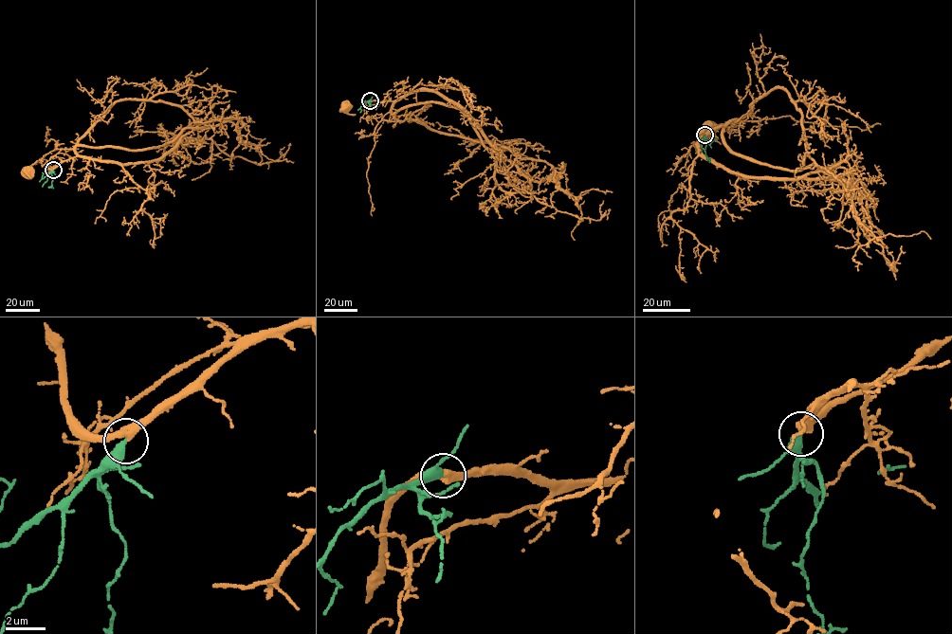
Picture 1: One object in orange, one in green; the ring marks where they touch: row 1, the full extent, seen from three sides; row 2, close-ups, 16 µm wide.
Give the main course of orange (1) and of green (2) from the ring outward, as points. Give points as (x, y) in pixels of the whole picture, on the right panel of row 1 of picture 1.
1: (704, 135), (713, 129), (701, 140), (705, 158), (731, 172), (786, 180), (846, 178), (896, 271), (875, 250)
2: (704, 135), (705, 154), (709, 162)

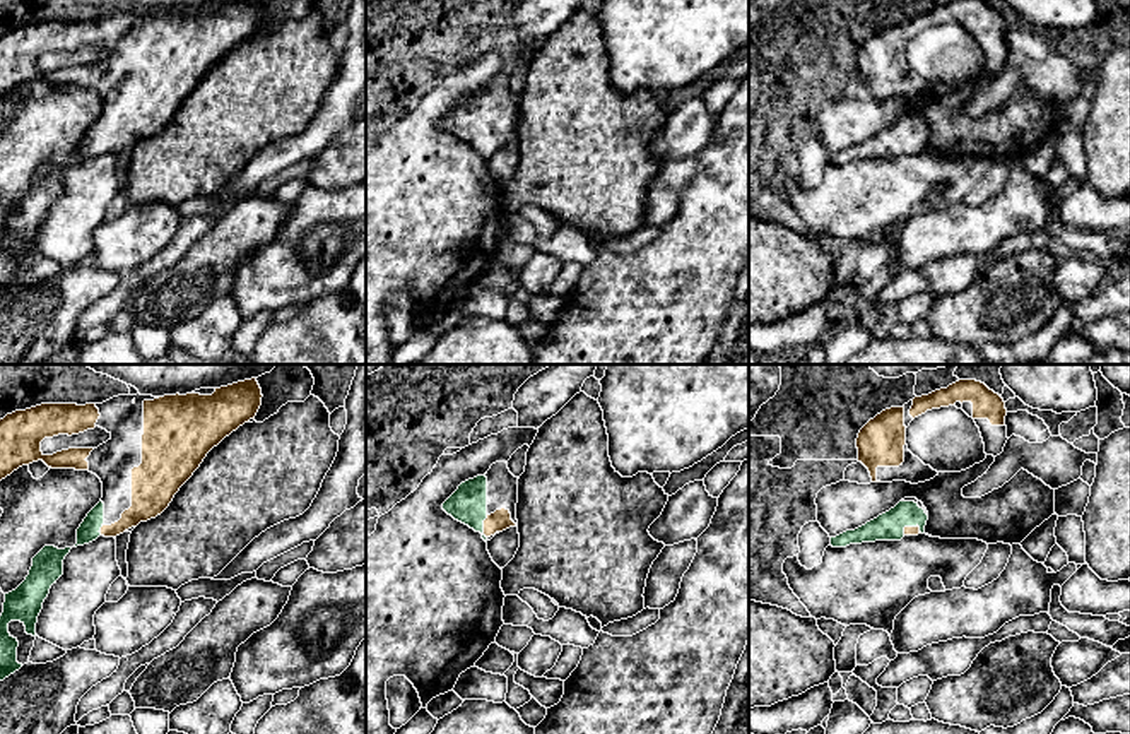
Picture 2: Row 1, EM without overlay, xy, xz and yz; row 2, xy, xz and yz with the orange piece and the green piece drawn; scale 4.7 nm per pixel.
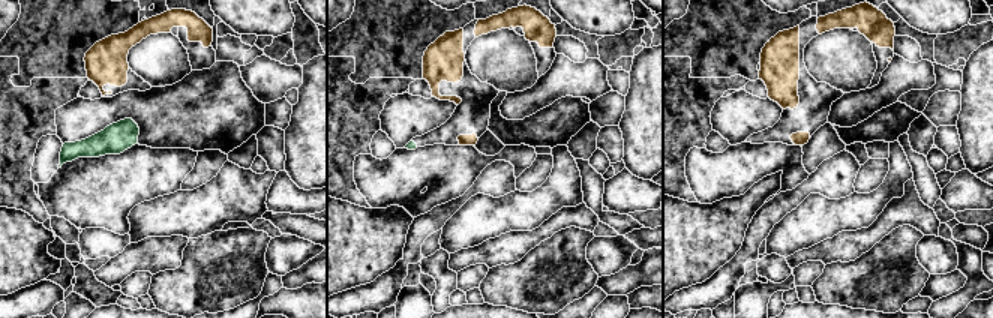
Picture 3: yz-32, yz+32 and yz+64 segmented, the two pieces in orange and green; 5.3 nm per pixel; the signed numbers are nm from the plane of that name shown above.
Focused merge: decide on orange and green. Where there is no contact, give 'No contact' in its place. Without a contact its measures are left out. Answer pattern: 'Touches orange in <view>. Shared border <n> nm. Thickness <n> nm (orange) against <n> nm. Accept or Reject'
Touches orange in xz. Shared border 110 nm. Thickness 100 nm (orange) against 180 nm. Accept

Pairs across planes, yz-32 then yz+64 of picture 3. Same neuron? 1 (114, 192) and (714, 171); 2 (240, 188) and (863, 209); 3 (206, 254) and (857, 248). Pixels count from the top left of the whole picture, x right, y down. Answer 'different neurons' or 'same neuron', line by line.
1: same neuron
2: same neuron
3: different neurons

